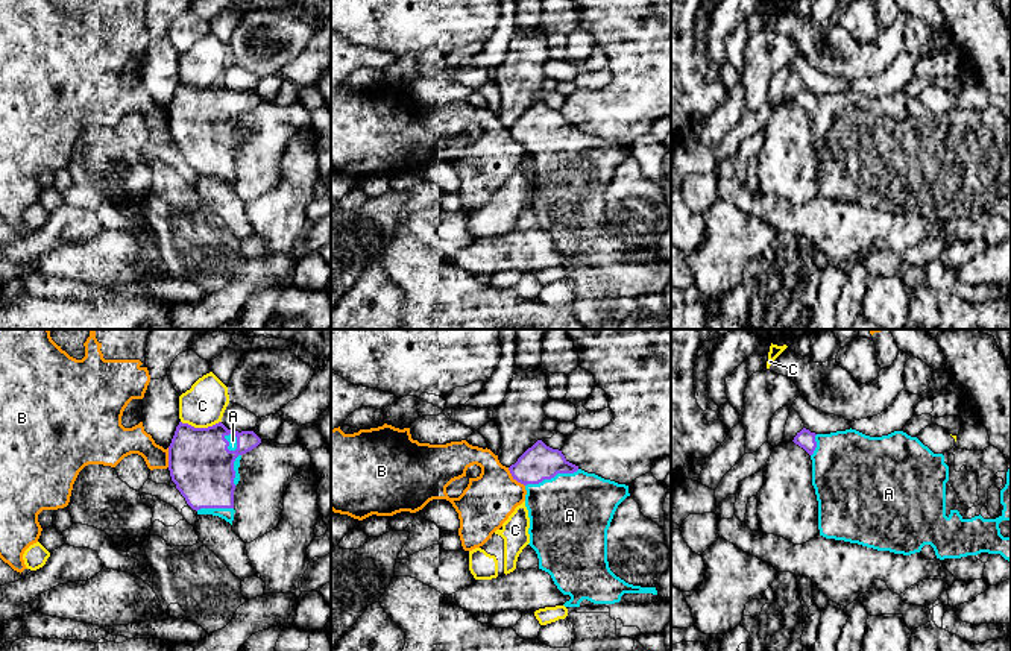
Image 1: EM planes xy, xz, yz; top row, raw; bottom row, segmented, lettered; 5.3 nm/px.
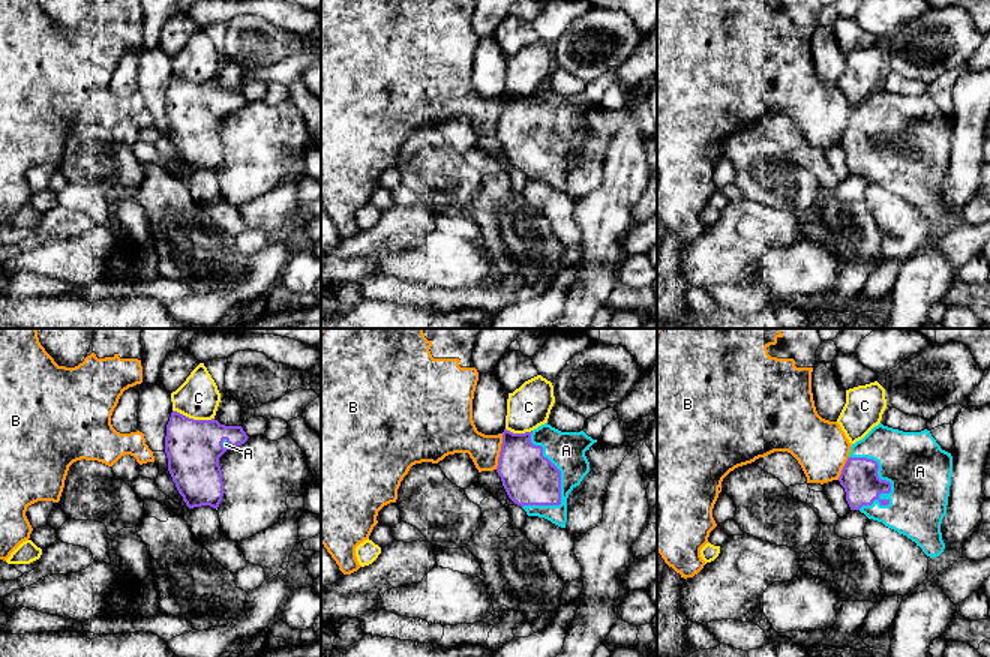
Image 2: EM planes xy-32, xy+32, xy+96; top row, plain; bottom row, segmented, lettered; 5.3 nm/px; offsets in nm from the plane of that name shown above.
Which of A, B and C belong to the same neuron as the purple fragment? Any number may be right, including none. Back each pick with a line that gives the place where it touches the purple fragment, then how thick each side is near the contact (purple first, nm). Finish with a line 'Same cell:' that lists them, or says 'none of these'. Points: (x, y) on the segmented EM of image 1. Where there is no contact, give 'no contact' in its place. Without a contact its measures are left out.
A: xz (551, 477) | 190/440 nm
Same cell: A

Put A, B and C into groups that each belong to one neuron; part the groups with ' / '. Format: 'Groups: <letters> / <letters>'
Groups: A / B / C

